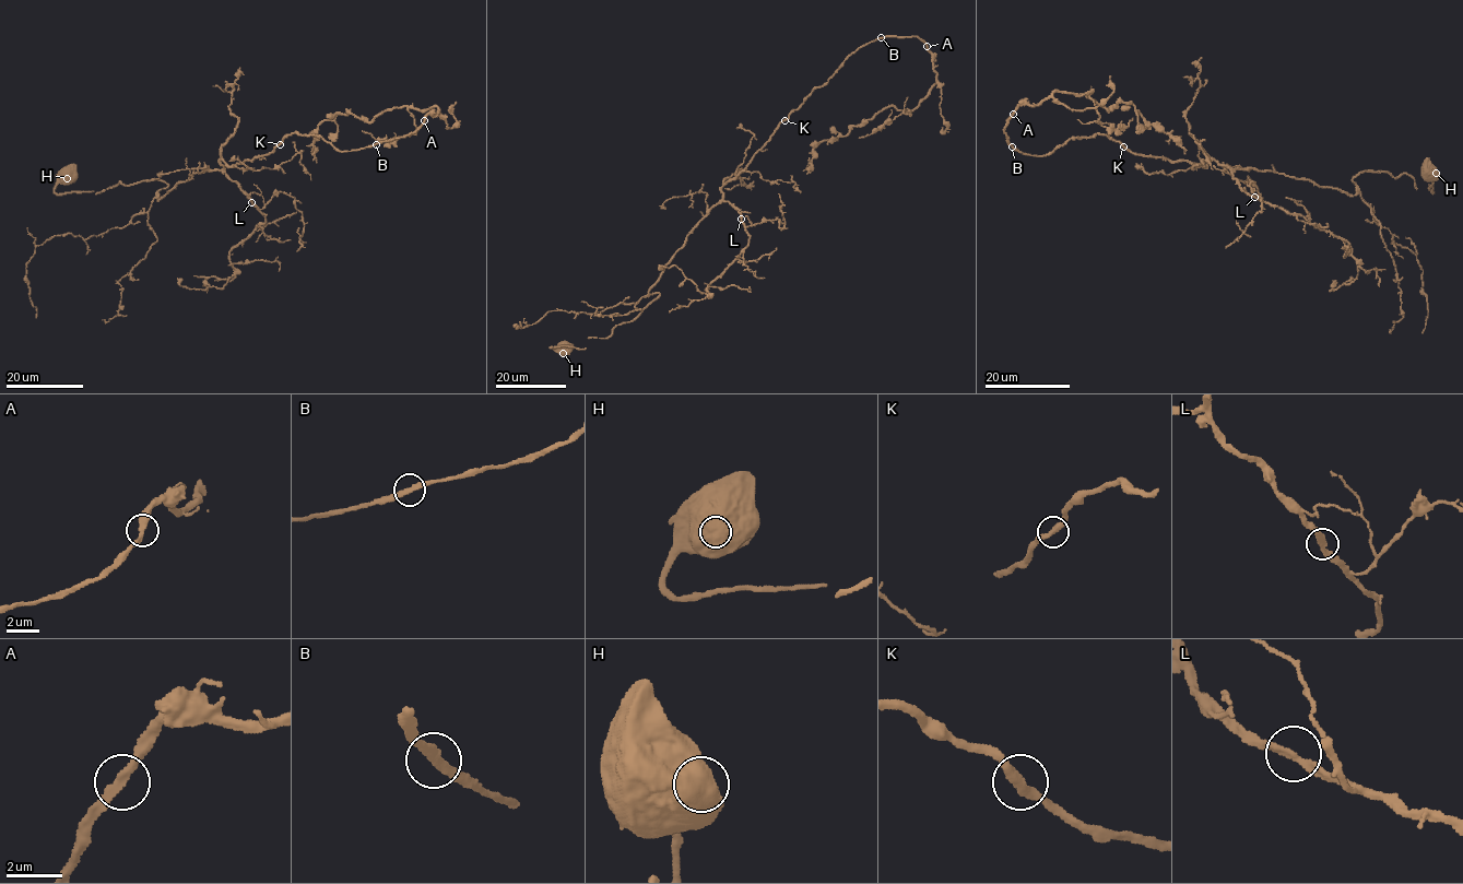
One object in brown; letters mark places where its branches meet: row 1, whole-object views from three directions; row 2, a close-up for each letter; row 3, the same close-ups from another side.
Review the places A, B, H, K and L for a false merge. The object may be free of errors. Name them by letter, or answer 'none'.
none

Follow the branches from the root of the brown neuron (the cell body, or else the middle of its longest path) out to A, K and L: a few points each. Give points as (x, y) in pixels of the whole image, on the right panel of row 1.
A: (1428, 173), (1432, 192), (1366, 169), (1351, 196), (1098, 133), (1027, 154), (1004, 133), (1013, 114)
K: (1428, 173), (1432, 192), (1406, 174), (1366, 169), (1353, 179), (1351, 196), (1273, 172), (1143, 156), (1123, 146)
L: (1428, 173), (1432, 192), (1406, 174), (1366, 169), (1353, 179), (1351, 196), (1273, 172), (1233, 169), (1254, 197)

